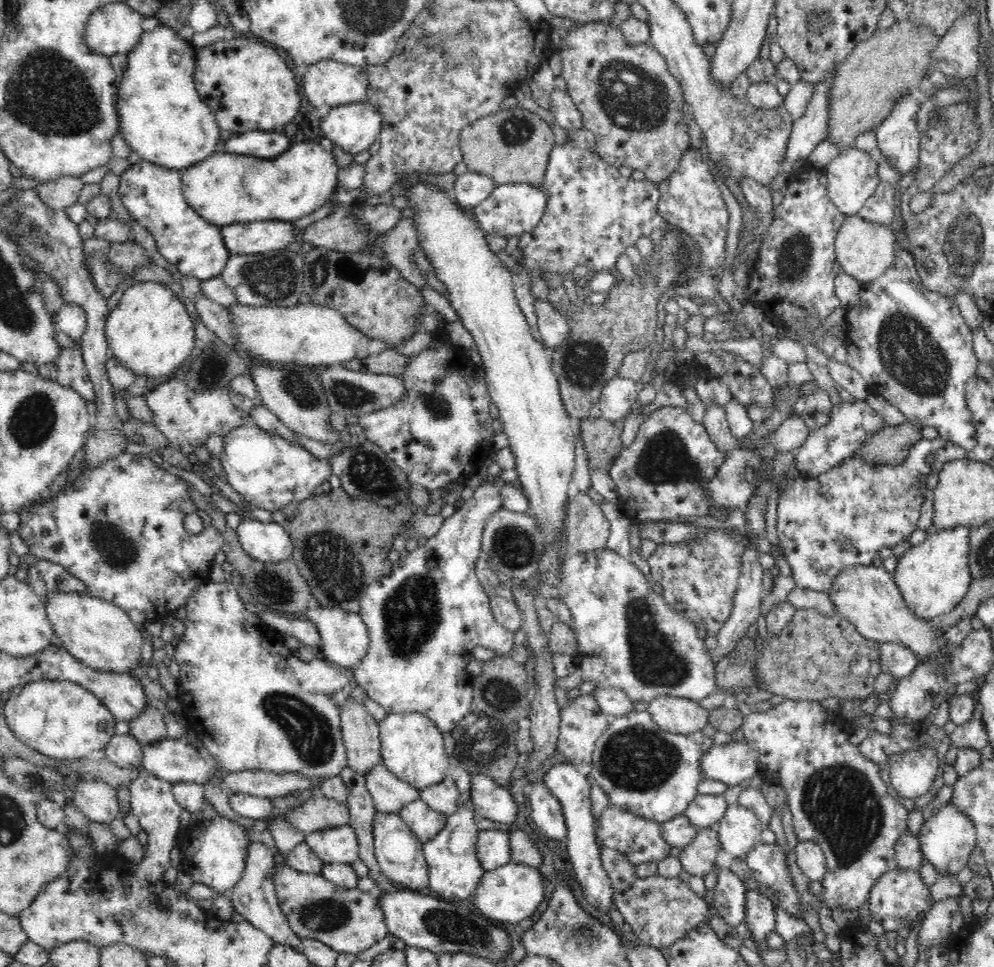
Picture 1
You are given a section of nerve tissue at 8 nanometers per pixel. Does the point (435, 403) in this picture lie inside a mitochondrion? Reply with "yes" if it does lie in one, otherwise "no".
yes

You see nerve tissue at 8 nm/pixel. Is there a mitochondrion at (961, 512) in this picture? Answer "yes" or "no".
no

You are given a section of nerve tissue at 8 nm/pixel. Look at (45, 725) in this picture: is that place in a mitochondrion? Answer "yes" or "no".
no

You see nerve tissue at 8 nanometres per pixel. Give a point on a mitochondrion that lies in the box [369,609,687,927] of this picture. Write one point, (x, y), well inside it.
(635, 759)

